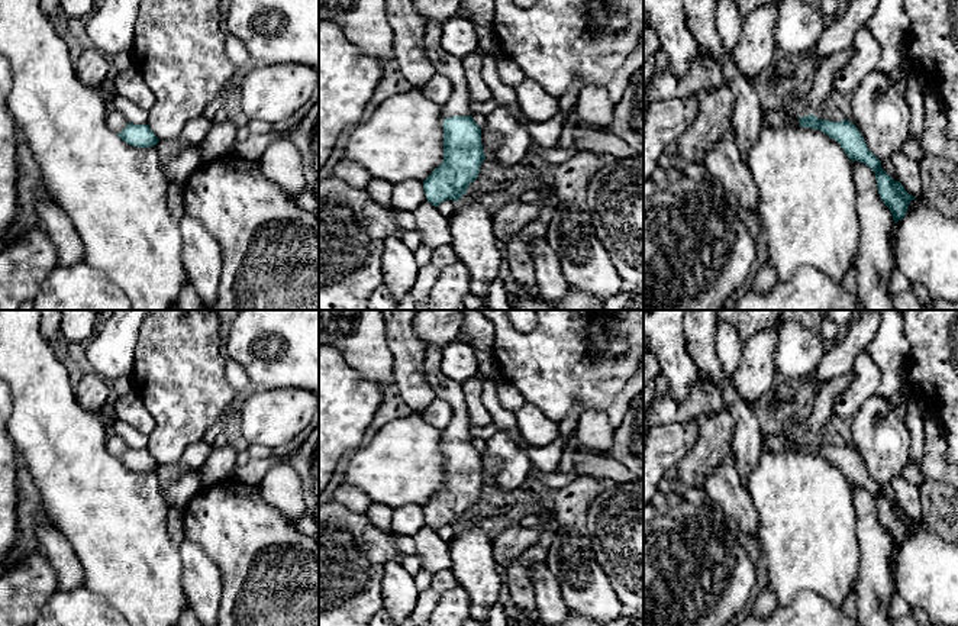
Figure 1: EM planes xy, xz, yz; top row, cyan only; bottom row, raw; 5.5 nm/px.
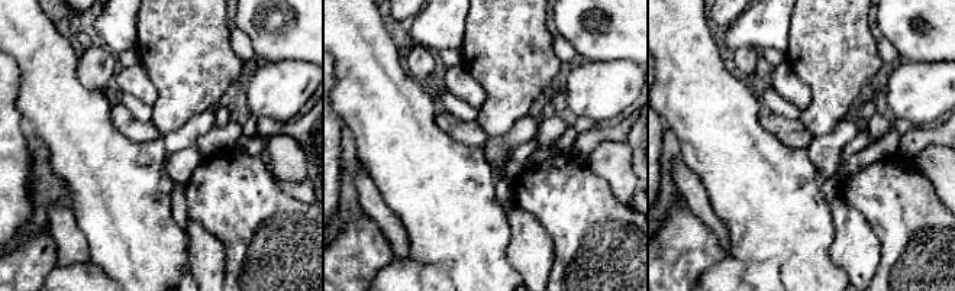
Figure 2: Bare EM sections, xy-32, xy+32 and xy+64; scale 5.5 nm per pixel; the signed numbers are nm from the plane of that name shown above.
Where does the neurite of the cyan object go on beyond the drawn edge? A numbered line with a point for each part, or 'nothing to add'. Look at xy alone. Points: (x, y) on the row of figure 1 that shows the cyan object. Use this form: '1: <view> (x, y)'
1: xy (116, 120)

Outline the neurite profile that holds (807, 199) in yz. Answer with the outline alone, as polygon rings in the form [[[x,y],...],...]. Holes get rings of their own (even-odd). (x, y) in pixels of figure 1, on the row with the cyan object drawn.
[[[762,123],[746,164],[758,191],[768,259],[778,281],[791,280],[796,270],[806,264],[836,283],[842,283],[851,268],[857,270],[861,242],[857,187],[851,159],[835,139],[800,123],[777,129]]]

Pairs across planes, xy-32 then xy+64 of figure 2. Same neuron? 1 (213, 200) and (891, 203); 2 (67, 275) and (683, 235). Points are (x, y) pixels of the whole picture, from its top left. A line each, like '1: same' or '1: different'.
1: same
2: different

